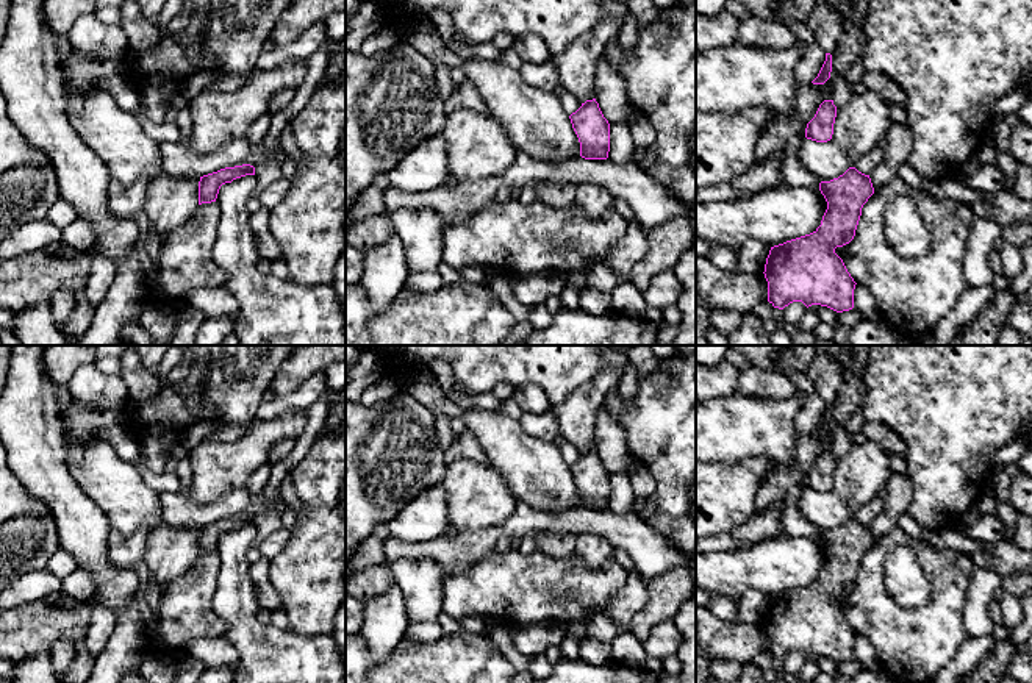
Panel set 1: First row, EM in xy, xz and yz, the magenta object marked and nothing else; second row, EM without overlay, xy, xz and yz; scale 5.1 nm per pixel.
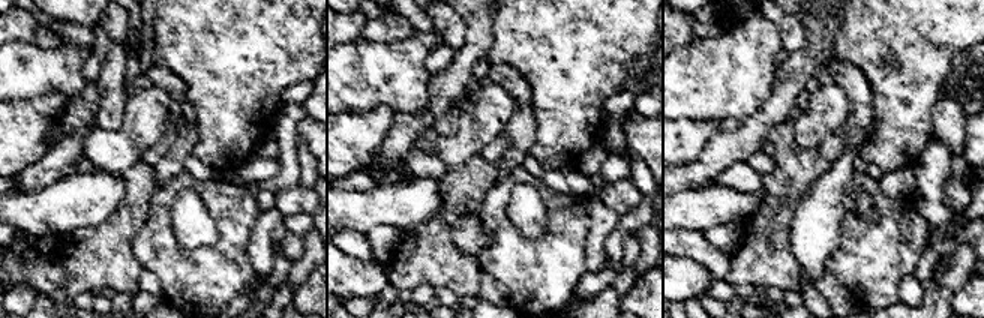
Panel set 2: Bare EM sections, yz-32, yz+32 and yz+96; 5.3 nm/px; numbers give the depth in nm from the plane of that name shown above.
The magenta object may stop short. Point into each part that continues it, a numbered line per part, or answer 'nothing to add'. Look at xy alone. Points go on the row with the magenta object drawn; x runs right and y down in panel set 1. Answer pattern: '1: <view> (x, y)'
nothing to add

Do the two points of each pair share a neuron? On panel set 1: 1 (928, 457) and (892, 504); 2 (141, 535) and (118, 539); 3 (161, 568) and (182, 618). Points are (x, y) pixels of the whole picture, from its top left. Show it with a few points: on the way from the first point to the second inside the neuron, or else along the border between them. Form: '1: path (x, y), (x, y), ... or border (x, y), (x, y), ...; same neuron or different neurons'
1: border (907, 471), (912, 480), (912, 502), (906, 511); different neurons
2: path (135, 539), (124, 539); same neuron
3: border (196, 560), (161, 588); different neurons

